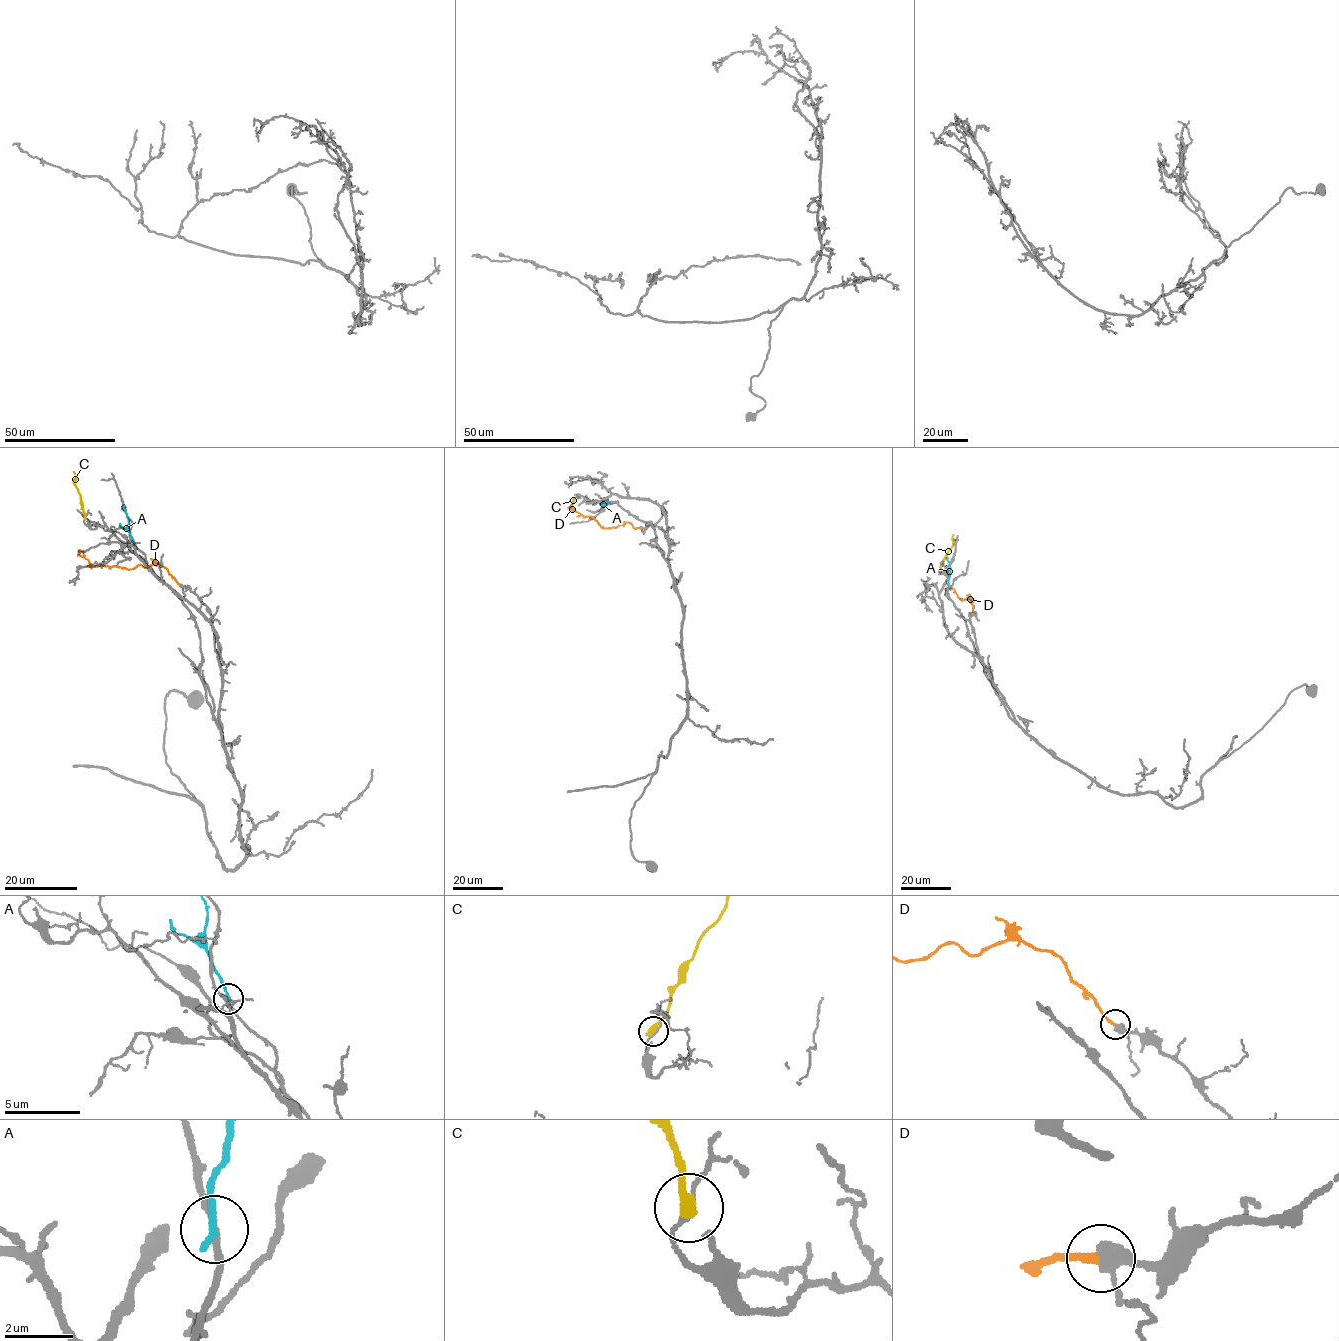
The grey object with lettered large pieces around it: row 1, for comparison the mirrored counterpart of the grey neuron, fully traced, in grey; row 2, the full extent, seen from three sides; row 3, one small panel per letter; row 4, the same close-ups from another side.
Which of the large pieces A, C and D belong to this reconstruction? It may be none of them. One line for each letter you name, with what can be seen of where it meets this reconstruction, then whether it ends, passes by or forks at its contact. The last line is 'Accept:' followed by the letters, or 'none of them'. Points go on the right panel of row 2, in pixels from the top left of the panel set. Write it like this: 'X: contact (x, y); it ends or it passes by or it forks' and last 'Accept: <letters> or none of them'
D: contact (973, 612); it ends
Accept: D

